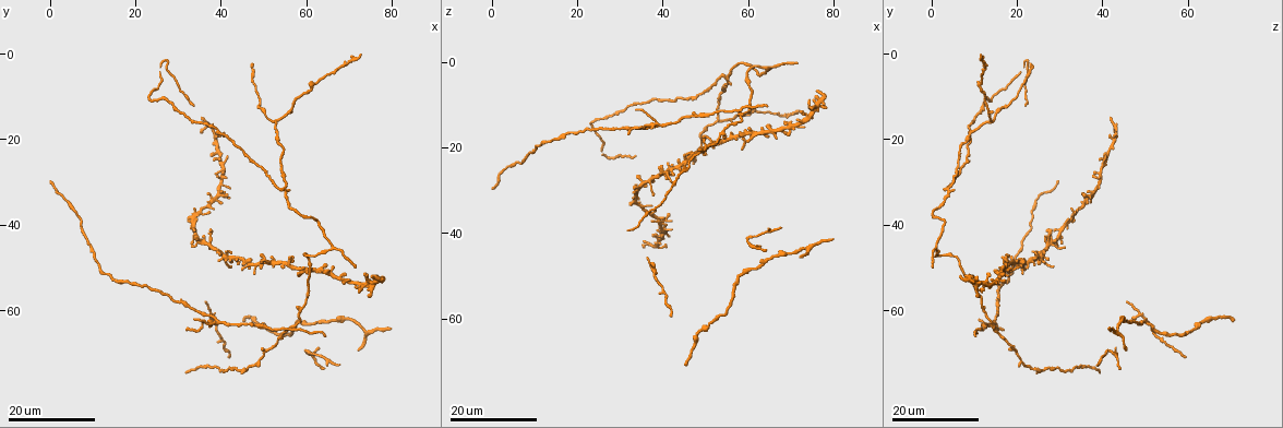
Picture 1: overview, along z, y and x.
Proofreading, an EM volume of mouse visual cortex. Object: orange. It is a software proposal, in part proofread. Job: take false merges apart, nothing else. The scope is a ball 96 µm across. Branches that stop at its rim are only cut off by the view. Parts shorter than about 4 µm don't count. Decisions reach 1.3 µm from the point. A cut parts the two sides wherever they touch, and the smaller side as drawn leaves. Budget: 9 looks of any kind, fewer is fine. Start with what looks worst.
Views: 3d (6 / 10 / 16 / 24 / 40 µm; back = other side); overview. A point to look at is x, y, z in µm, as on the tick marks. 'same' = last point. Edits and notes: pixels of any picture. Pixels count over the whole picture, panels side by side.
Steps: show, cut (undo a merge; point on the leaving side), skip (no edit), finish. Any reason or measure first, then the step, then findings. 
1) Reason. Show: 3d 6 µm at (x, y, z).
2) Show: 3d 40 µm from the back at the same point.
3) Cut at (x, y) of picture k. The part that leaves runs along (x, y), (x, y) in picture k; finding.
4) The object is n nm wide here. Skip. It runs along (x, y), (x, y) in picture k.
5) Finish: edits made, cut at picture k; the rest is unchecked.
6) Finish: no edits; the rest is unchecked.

Two arms at a narrow angle. Show: 3d 16 µm at (39.0, 62.5, 15.0).

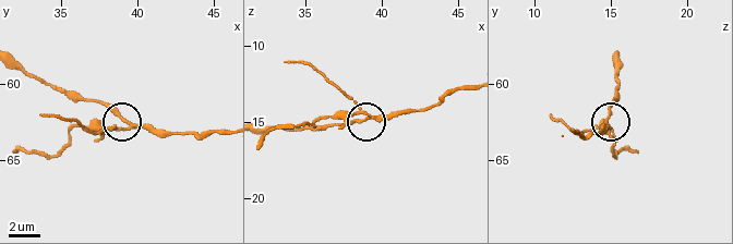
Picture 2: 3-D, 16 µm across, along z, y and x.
Show: 3d 10 µm at (39.4, 62.8, 14.6).

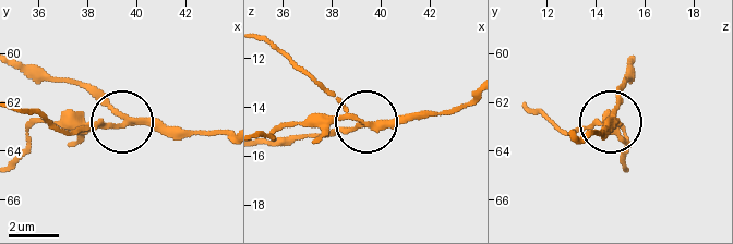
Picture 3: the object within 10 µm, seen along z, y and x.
Other side. Show: 3d 10 µm from the back at (39.4, 62.8, 14.7).

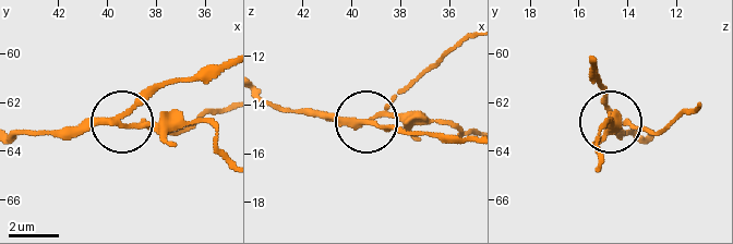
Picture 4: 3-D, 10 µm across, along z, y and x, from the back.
4 arms meet here. Cut at (142, 121) of picture 4. The part that leaves runs along (108, 120), (131, 125), (200, 120), (212, 125), (225, 150) in picture 4; a second neuron is stuck on.

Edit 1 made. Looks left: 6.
Show: overview.

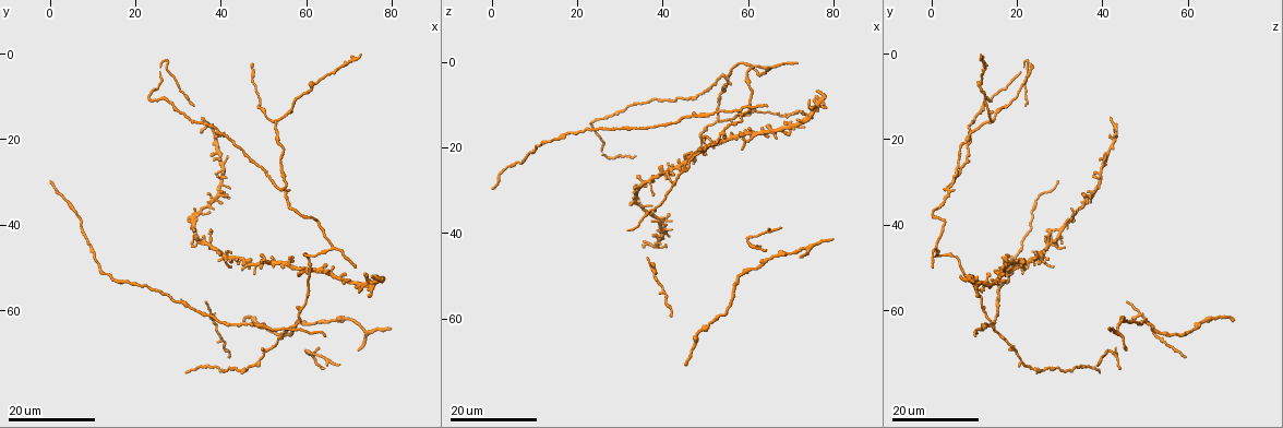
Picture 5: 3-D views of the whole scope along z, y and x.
Three arms meet. Show: 3d 24 µm at (66.5, 45.5, 1.0).

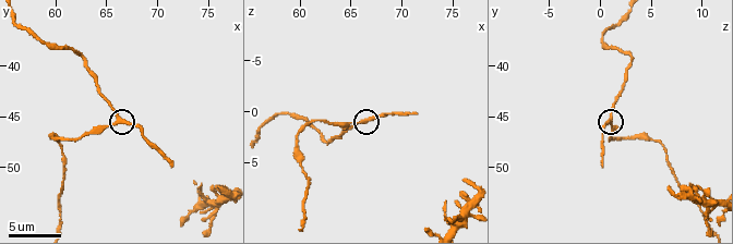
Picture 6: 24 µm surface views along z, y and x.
Show: 3d 6 µm at (66.4, 45.0, 1.0).

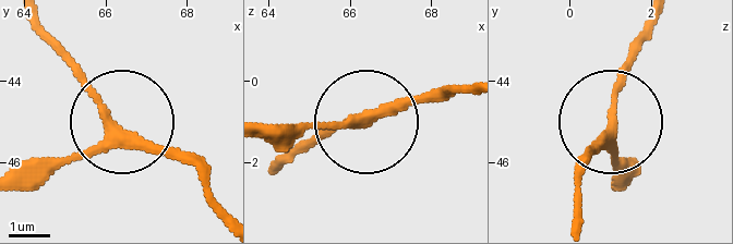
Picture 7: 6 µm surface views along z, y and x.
Other side. Show: 3d 6 µm from the back at (66.30, 45.30, 0.95).

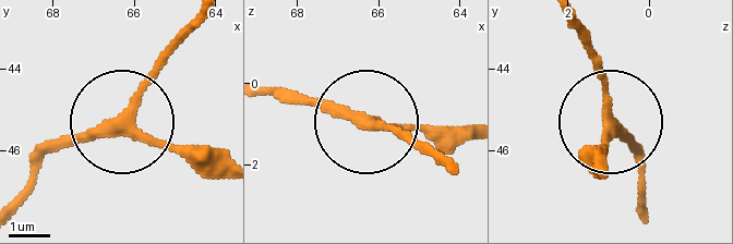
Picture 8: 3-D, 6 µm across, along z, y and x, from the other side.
Skip. It runs along (608, 174), (608, 122), (632, 154), (638, 192) in picture 8; one neuron here.

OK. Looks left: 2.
Branch point. Show: 3d 16 µm at (52.5, 15.5, 14.0).

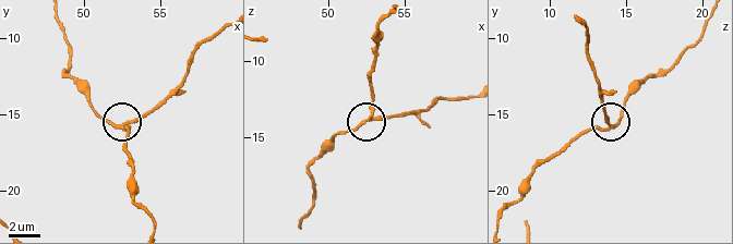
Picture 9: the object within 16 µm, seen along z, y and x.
Show: 3d 10 µm at (52.6, 15.8, 14.0).

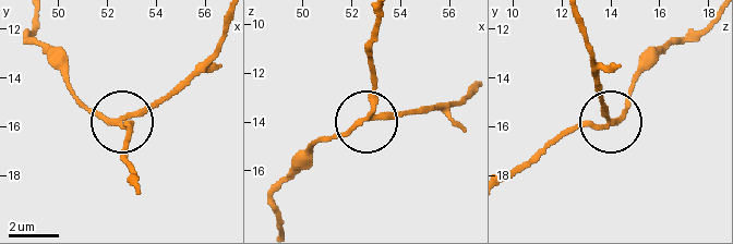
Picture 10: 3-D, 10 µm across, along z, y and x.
The side arm is 21 µm long. Cut at (152, 106) of picture 10. The part that leaves runs along (118, 117), (134, 117), (159, 105), (209, 55), (226, 17) in picture 10; a second neuron is stuck on.

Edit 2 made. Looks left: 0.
Finish: edits made, cut at picture 4, cut at picture 10; the rest is unchecked.

